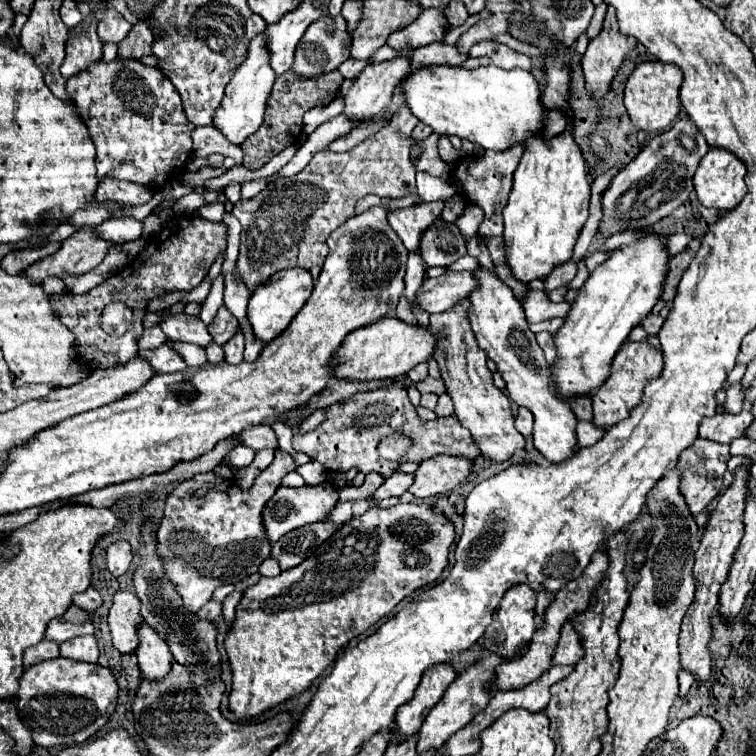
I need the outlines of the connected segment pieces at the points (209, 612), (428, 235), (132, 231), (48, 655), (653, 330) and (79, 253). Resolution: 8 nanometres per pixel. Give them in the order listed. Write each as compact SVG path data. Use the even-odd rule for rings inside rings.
M218 601L206 603L206 607L202 607L198 613L200 619L210 619L210 621L216 621L220 615L222 615L222 603L218 603Z
M436 219L422 235L420 255L428 267L446 267L466 255L466 239L454 223Z
M134 217L108 219L100 225L100 231L106 235L106 239L114 239L114 243L128 243L128 241L140 239L142 221L138 221Z
M40 641L38 645L30 647L24 651L24 667L30 667L34 663L40 661L48 661L48 659L56 659L60 653L60 643L56 641Z
M648 315L644 321L642 321L642 325L646 327L646 331L650 333L650 335L656 335L658 331L660 331L660 327L662 327L662 323L664 323L664 319L660 317L660 315Z
M82 227L70 239L62 241L62 247L54 255L48 255L26 267L24 277L36 283L44 283L46 277L64 279L66 275L76 277L94 269L104 259L112 243L92 235L92 229L94 227Z

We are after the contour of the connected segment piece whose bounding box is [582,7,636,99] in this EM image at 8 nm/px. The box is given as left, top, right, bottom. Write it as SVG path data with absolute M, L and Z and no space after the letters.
M608 7L600 35L588 43L588 49L582 57L582 69L590 95L600 99L610 91L610 83L618 67L622 65L626 53L634 49L634 45L634 37L626 37L618 31L616 11Z

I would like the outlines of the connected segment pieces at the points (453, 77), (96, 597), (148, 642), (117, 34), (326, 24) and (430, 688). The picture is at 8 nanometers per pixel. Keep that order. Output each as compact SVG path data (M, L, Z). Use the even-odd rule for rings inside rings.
M430 65L412 71L402 81L406 103L410 111L426 125L432 127L438 135L456 135L470 143L480 145L488 151L508 151L508 147L520 145L526 147L530 137L542 137L544 143L550 143L552 137L564 133L568 123L568 113L560 109L548 109L542 105L542 89L534 75L524 69L500 69L496 65L478 67L478 69L464 69L464 67L448 67L448 65Z
M90 585L88 591L84 591L84 595L74 595L74 605L78 605L80 609L92 613L102 605L102 599L100 599L100 593Z
M146 623L140 625L140 645L136 649L138 667L146 679L164 679L172 669L172 655L164 639Z
M108 9L104 19L98 23L98 35L104 43L120 43L128 35L130 29L132 29L132 23L128 23L114 9Z
M322 15L300 39L292 69L304 77L316 77L338 69L348 55L352 35L342 15Z
M440 663L436 667L430 667L422 677L420 687L416 689L416 695L404 707L398 707L396 721L394 721L396 727L392 727L390 733L398 741L404 741L406 737L418 733L428 711L440 701L446 687L454 679L456 679L456 673L454 673L452 665L448 665L448 663Z

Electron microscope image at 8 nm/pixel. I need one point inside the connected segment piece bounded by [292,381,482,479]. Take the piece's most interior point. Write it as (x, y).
(349, 436)

